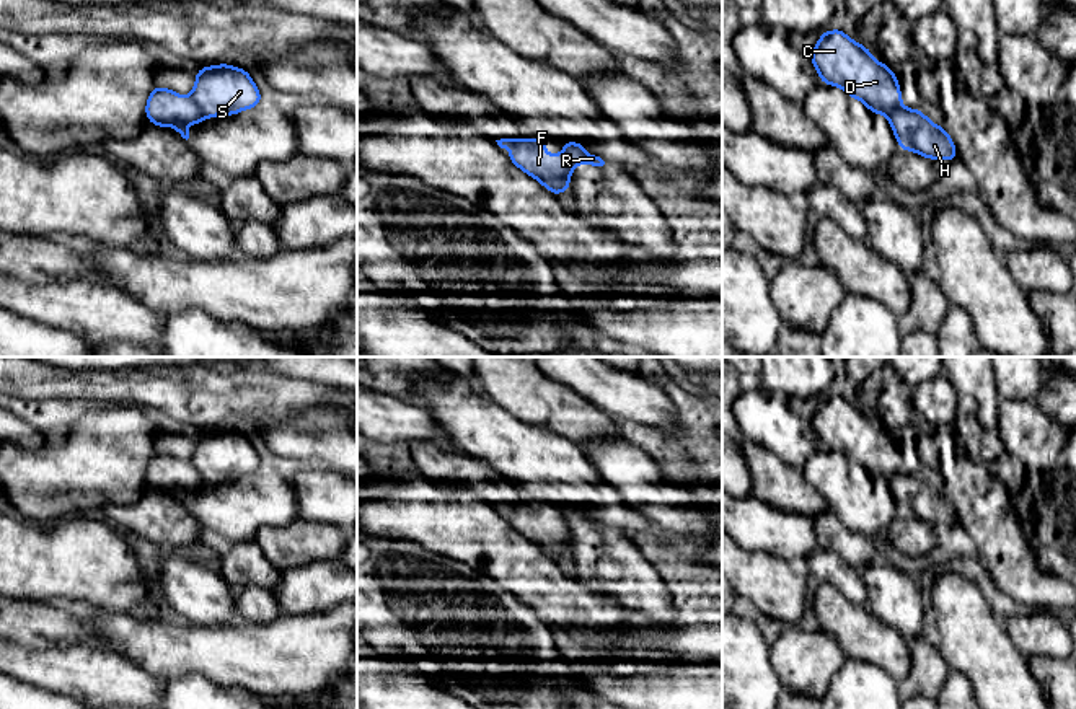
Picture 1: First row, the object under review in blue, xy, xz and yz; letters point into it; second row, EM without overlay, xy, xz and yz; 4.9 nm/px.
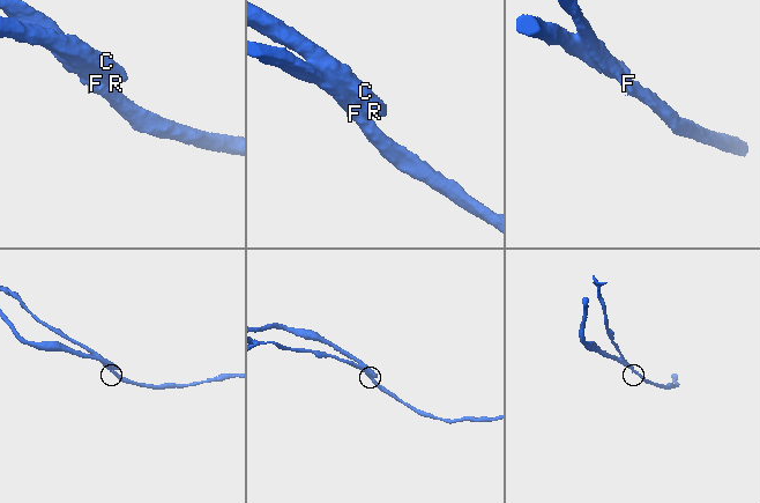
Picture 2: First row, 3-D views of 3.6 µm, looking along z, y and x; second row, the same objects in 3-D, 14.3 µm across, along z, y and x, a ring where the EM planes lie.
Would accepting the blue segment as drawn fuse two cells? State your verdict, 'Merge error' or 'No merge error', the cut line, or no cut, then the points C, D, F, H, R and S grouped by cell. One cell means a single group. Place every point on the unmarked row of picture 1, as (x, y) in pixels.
Merge error. Split along xy (188, 462), (206, 481). Groups: C D R S / F H

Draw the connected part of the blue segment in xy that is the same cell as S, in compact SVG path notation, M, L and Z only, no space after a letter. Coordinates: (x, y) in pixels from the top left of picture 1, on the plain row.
M227 427L202 432L189 461L205 482L232 481L261 469L261 458L248 435L230 432Z

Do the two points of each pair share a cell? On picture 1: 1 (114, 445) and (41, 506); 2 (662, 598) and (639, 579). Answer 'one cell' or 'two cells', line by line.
1: one cell
2: one cell

